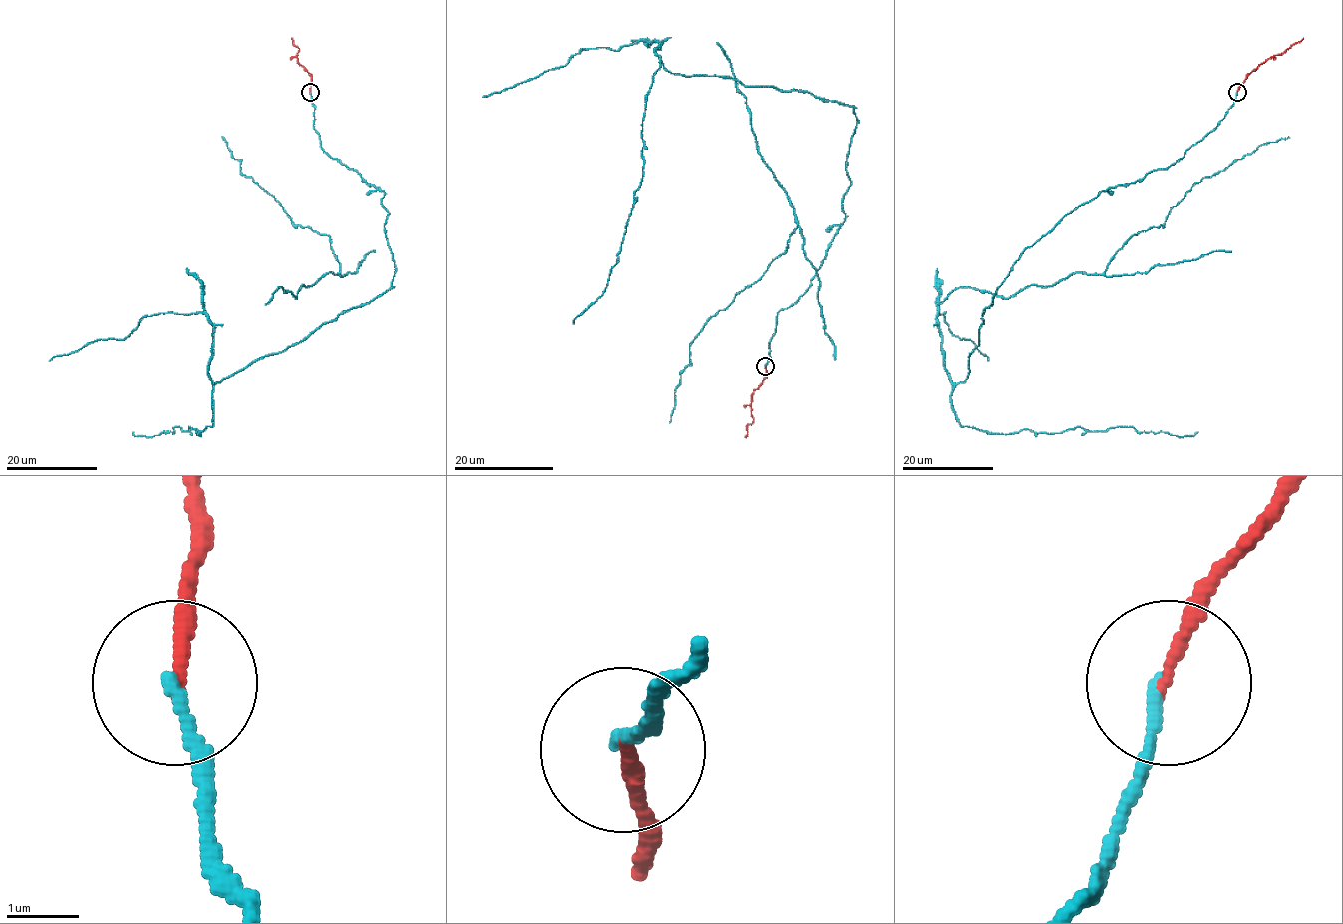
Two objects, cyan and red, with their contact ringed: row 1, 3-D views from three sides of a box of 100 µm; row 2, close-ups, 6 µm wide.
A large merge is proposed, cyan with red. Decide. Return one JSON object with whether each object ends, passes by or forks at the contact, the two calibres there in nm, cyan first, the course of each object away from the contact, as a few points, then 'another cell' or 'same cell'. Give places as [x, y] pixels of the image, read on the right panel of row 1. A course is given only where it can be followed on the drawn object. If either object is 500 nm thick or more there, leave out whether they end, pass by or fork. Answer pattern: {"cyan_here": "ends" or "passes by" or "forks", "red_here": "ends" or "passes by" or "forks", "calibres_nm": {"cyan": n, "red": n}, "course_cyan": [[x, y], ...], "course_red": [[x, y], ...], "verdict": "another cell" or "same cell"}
{"cyan_here": "ends", "red_here": "ends", "calibres_nm": {"cyan": 170, "red": 160}, "course_cyan": [[1237, 93], [1182, 158], [1027, 247], [951, 395], [962, 426], [999, 434], [1198, 431]], "course_red": [[1237, 93], [1247, 76], [1261, 63], [1281, 55], [1303, 38]], "verdict": "same cell"}

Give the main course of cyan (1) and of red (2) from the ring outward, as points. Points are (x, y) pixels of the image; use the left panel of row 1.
1: (309, 93), (321, 148), (384, 192), (392, 285), (217, 381), (211, 426), (198, 434), (179, 426), (132, 431)
2: (309, 93), (311, 76), (299, 63), (299, 49), (291, 38)

